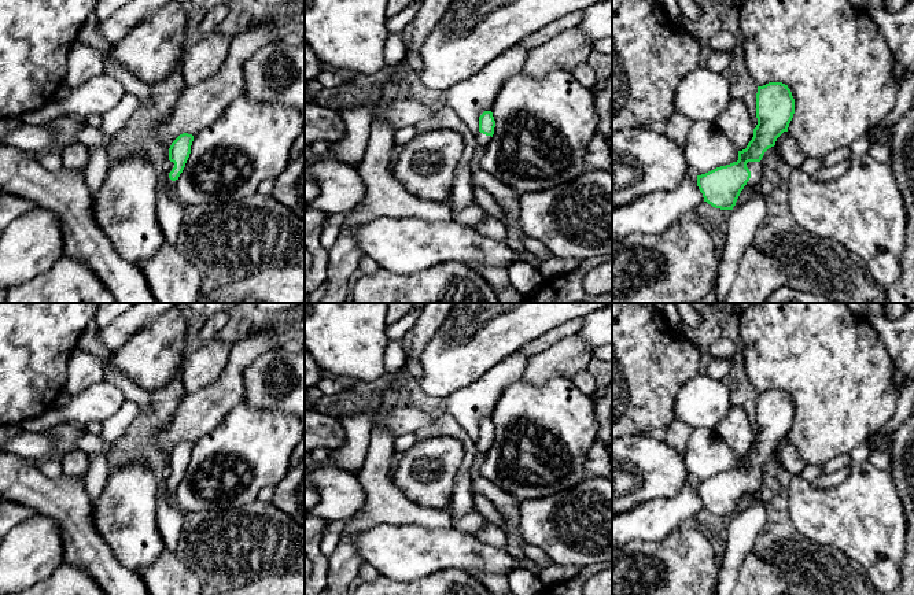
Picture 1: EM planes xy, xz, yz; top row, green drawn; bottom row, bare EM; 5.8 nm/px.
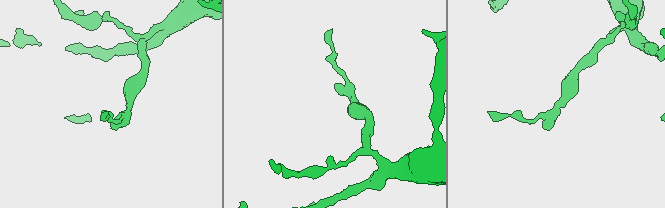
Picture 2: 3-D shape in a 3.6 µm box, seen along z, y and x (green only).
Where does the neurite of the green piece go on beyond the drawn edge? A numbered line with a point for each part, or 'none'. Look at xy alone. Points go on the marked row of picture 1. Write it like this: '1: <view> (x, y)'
1: xy (169, 211)

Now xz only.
1: xz (482, 139)

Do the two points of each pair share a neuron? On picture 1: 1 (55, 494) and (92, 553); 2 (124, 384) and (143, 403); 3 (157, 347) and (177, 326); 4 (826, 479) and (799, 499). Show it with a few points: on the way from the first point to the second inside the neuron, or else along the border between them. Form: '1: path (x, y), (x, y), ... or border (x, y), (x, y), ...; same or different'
1: path (70, 509), (74, 513), (80, 538); same
2: path (129, 388), (139, 398); same
3: path (162, 342), (172, 332); same
4: border (847, 475), (828, 488), (811, 483); different

